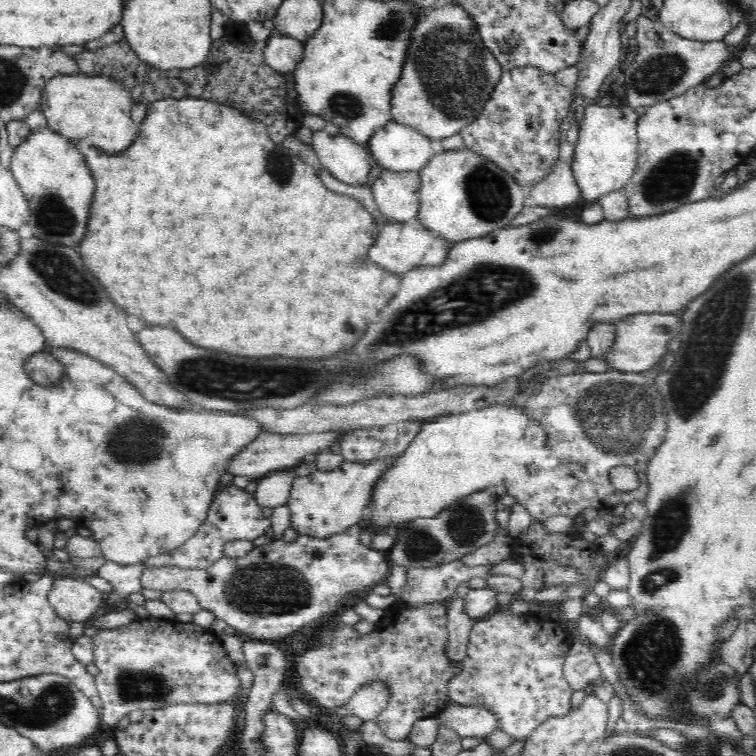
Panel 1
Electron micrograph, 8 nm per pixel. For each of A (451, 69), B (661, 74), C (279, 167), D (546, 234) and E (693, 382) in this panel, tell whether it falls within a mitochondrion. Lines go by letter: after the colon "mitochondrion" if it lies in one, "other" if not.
A: mitochondrion
B: mitochondrion
C: mitochondrion
D: mitochondrion
E: mitochondrion

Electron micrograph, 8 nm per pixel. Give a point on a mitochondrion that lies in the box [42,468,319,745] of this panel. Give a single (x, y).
(262, 587)

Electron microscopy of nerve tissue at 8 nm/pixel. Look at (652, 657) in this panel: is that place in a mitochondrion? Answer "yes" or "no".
yes

